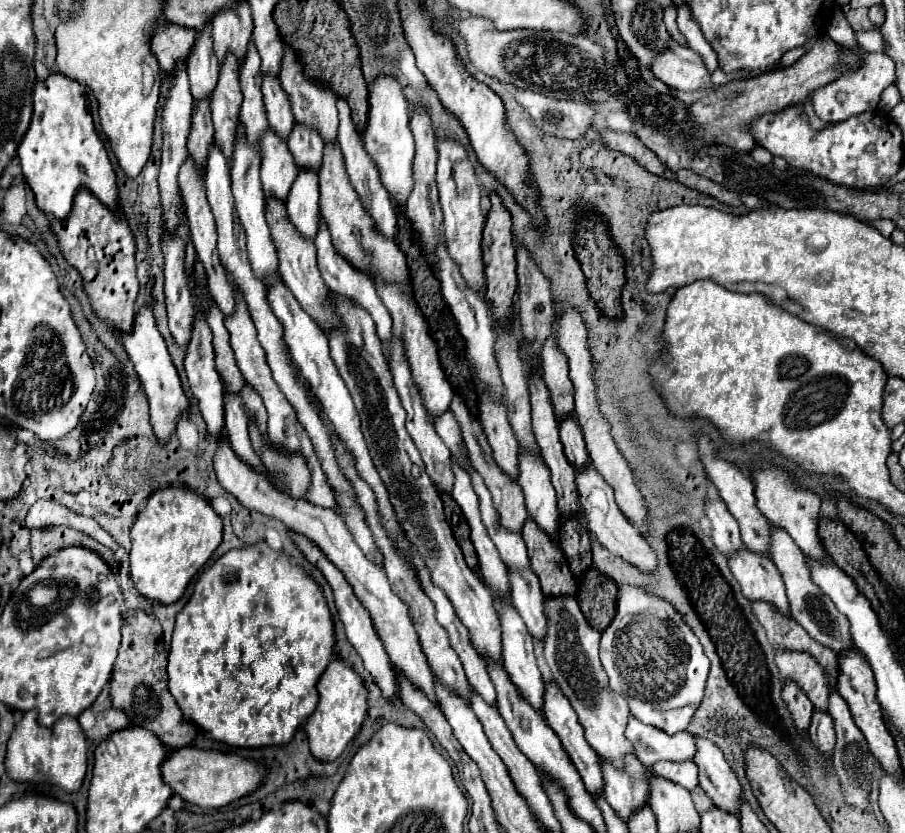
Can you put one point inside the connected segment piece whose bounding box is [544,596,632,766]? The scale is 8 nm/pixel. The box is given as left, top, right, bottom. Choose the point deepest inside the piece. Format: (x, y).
(571, 647)

